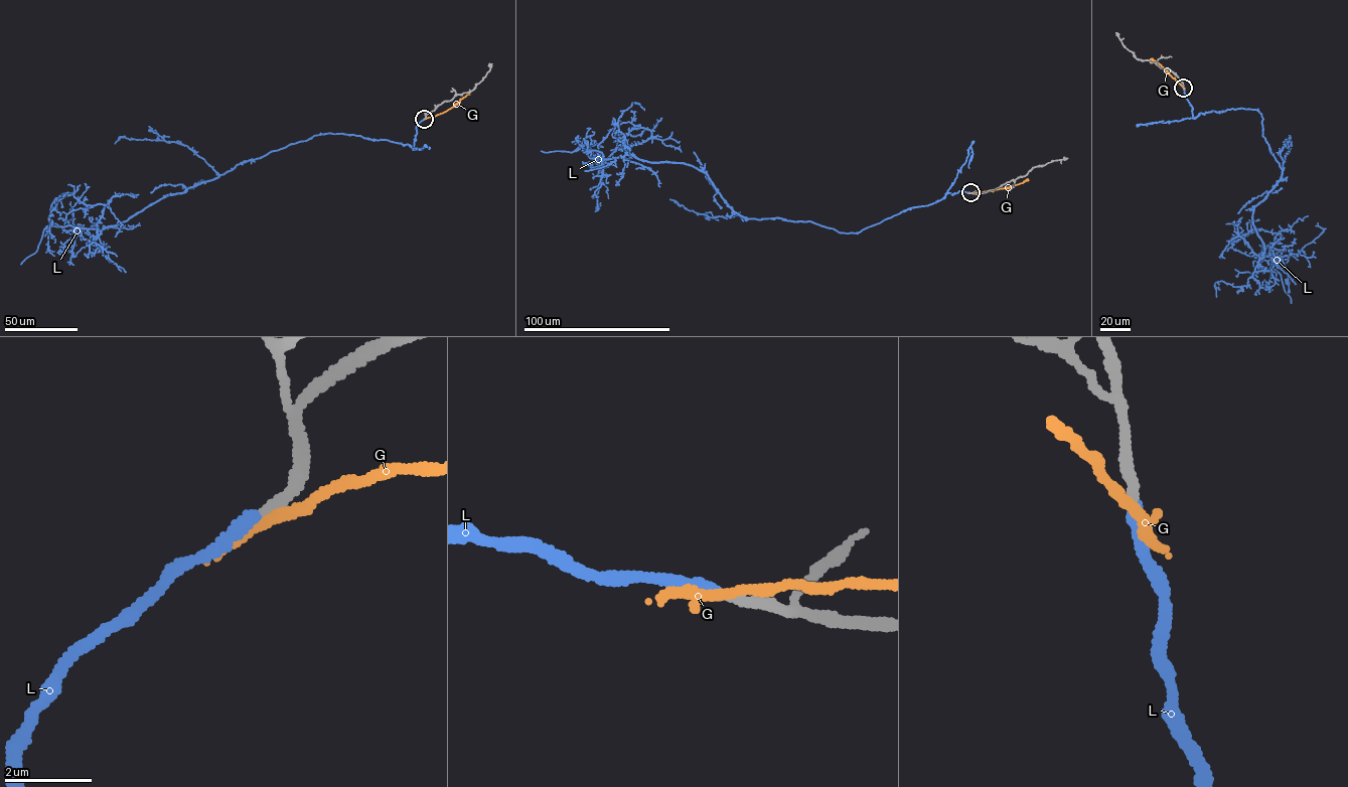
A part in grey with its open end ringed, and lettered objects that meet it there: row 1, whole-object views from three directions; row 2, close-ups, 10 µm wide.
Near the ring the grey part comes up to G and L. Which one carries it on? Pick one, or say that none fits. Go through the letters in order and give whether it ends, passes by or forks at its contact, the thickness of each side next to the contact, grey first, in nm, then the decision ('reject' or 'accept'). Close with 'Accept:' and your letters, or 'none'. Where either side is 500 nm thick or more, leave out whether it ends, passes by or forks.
G: it passes by; calibres 280 and 240 nm; reject
L: it ends; calibres 240 and 280 nm; accept
Accept: L

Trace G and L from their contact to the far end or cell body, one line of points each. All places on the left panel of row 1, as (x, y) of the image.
G: (425, 119), (445, 112), (469, 93)
L: (424, 119), (413, 148), (353, 135), (315, 135), (164, 197), (99, 233), (49, 224), (51, 204), (72, 192)

